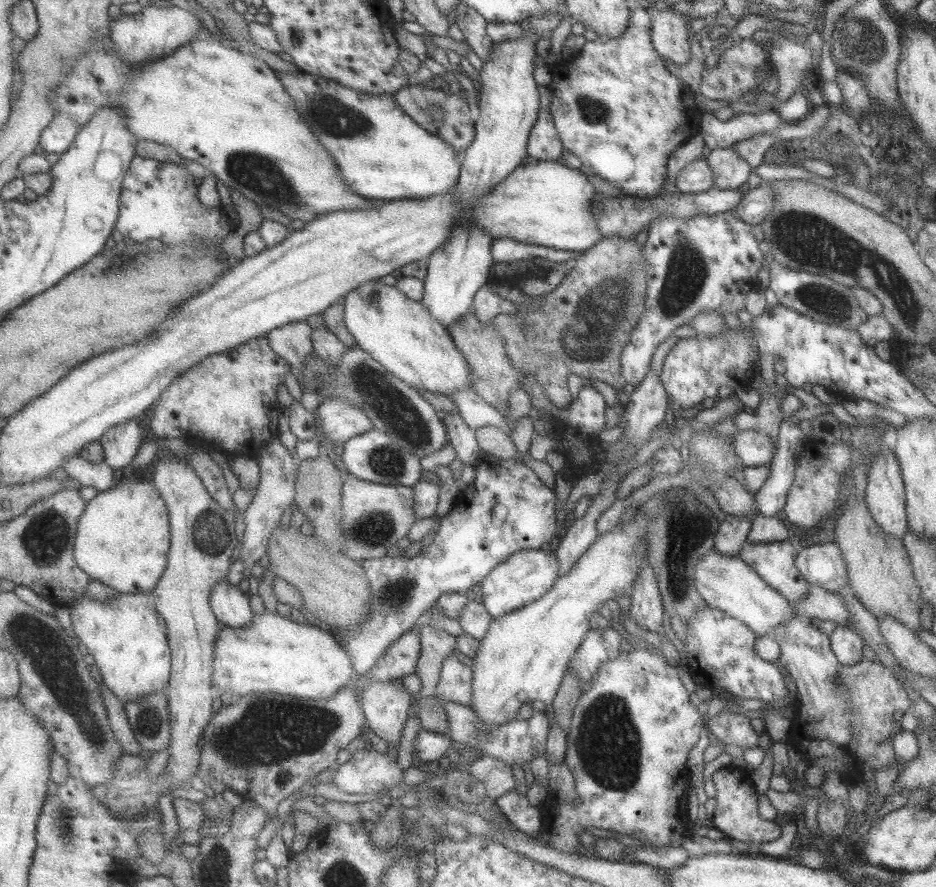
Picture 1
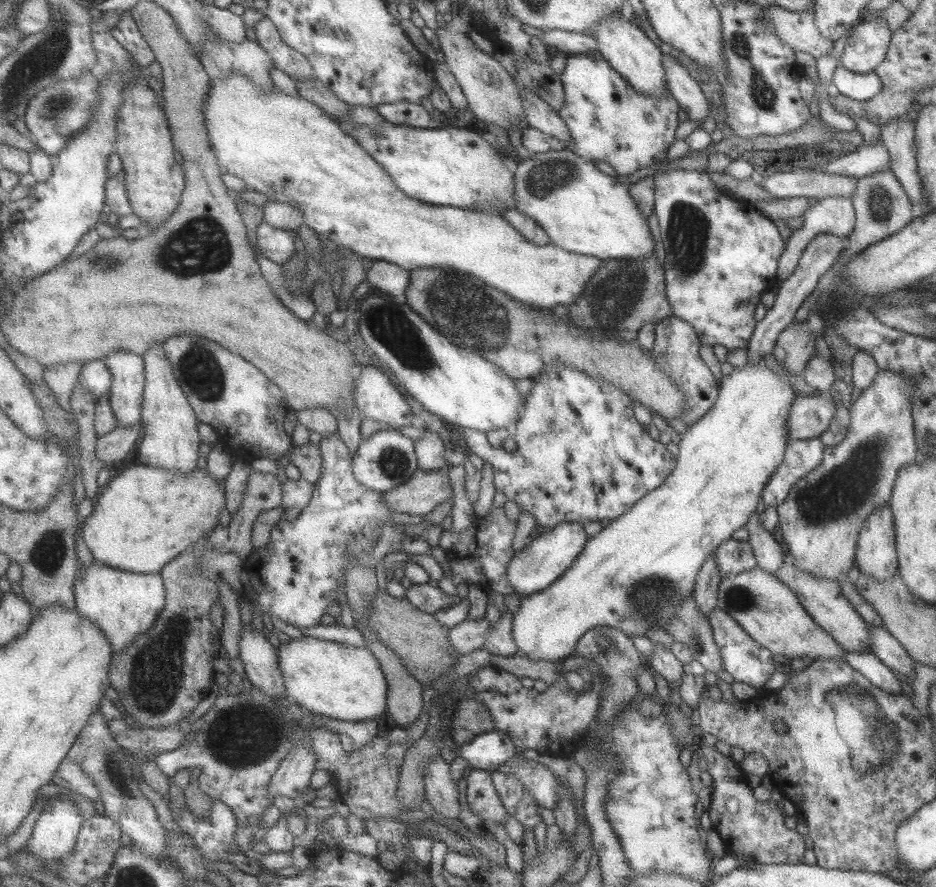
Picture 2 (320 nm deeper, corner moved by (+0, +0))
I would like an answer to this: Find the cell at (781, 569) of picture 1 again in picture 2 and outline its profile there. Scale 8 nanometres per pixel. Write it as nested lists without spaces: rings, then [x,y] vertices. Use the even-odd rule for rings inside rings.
[[[782,562],[779,570],[776,570],[775,576],[791,589],[792,594],[799,600],[800,606],[803,606],[803,609],[809,613],[815,624],[833,637],[841,648],[849,652],[870,652],[870,628],[868,623],[841,596],[840,584],[837,581],[811,576],[808,572],[795,568],[793,562],[791,564]]]

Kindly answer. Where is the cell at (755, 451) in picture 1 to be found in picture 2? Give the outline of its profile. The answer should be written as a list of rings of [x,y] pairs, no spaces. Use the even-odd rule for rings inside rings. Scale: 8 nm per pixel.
[[[833,391],[796,396],[786,422],[788,440],[818,437],[829,428],[837,403],[838,394]]]

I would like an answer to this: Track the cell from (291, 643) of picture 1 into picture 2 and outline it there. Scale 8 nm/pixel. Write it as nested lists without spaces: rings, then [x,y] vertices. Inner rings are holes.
[[[307,636],[280,645],[278,653],[288,696],[305,710],[353,722],[378,719],[389,709],[388,680],[382,662],[370,649]]]

